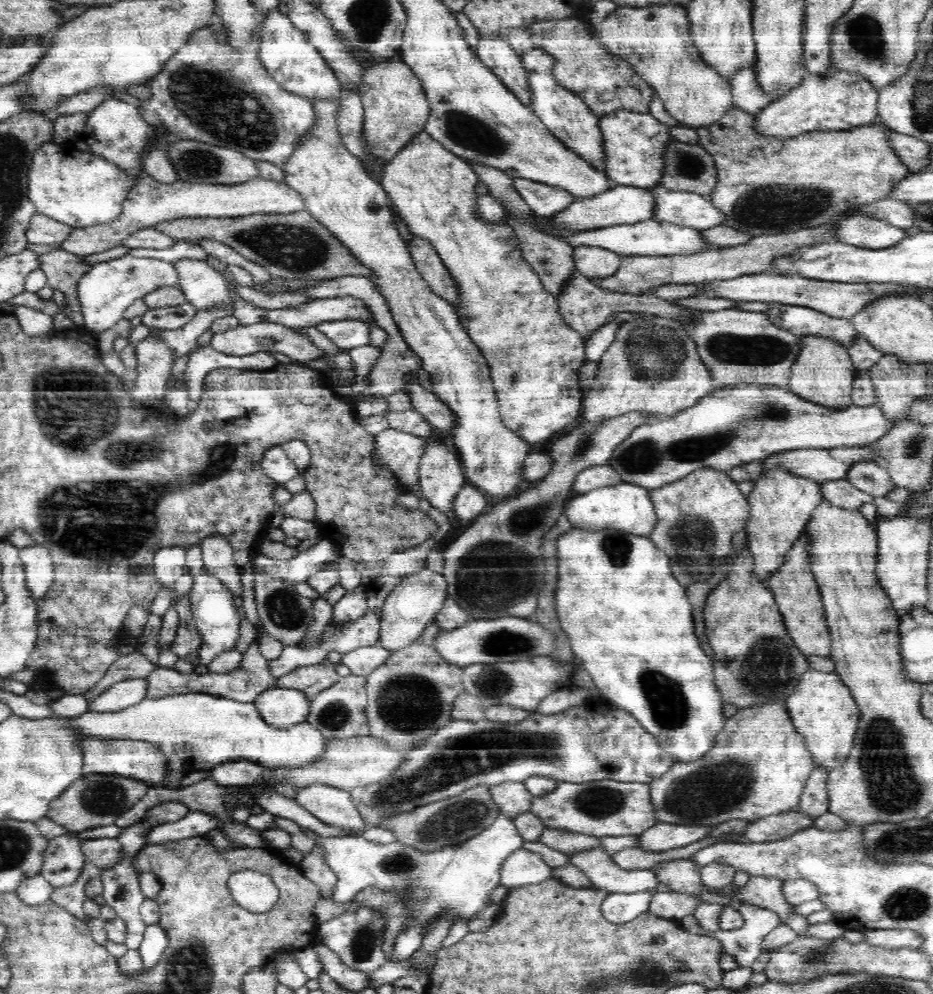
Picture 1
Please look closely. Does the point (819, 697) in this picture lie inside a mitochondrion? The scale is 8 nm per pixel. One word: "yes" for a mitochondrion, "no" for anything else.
no

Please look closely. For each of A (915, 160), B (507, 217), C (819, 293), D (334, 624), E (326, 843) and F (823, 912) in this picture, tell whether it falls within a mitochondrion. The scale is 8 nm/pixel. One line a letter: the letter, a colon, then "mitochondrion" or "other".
A: other
B: other
C: other
D: other
E: other
F: other

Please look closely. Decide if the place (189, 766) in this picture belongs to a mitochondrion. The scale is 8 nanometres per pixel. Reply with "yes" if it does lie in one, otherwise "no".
no

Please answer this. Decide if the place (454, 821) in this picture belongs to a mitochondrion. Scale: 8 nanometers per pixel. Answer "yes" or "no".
yes

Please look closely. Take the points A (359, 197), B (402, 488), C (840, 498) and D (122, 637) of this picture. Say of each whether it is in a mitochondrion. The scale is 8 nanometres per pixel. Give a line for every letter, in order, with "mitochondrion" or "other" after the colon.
A: other
B: other
C: other
D: other

